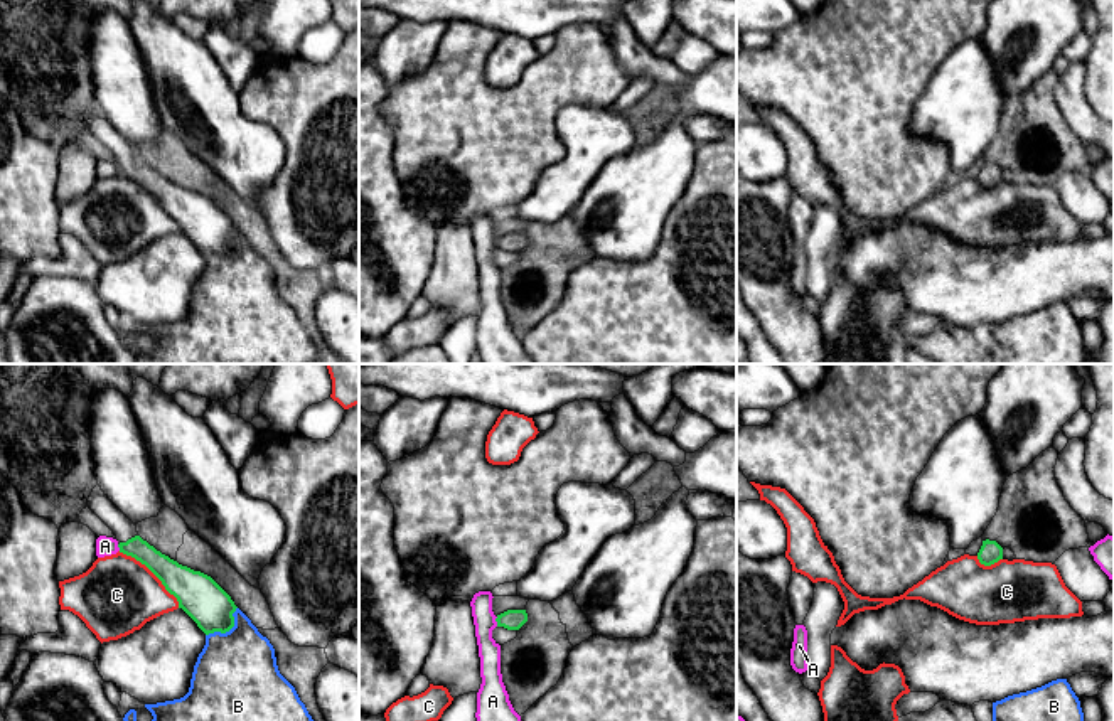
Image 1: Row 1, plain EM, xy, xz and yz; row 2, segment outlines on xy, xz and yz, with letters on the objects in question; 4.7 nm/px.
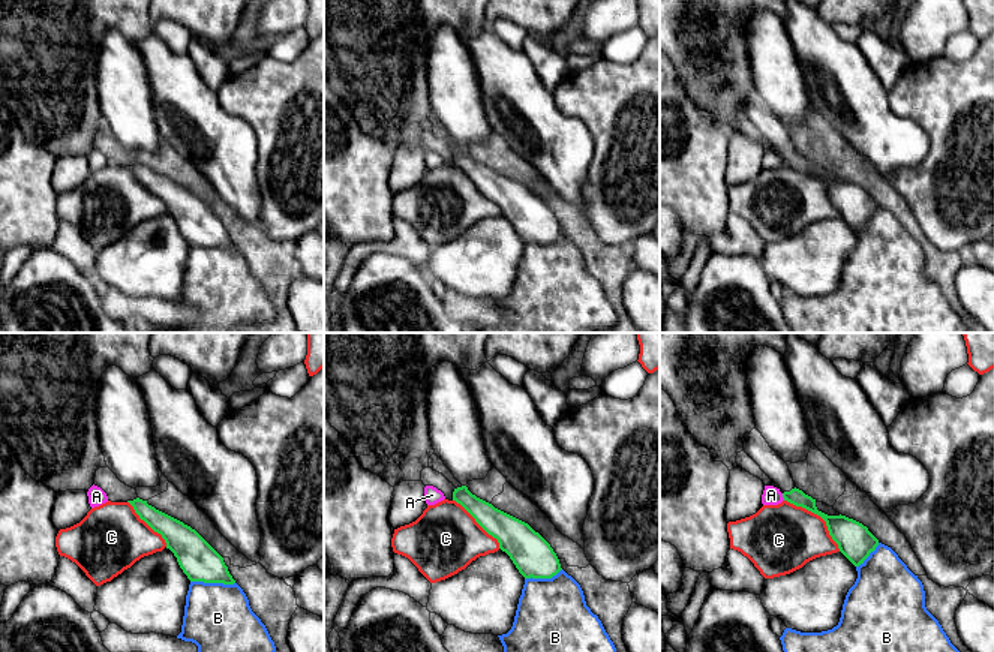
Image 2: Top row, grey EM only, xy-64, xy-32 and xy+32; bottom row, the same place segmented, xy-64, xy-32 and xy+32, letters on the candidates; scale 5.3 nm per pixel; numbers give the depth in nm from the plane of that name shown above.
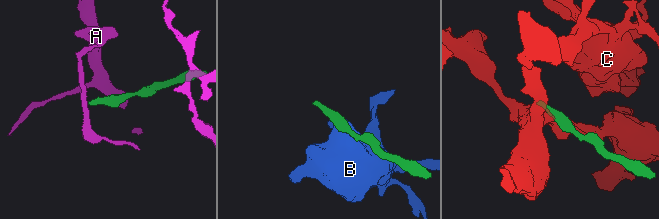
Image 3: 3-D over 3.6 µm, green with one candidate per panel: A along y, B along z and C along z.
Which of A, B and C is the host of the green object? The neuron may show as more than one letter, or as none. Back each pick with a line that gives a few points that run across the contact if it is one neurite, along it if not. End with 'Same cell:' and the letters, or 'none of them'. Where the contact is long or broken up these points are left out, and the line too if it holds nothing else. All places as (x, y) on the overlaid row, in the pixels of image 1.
Same cell: none of them

